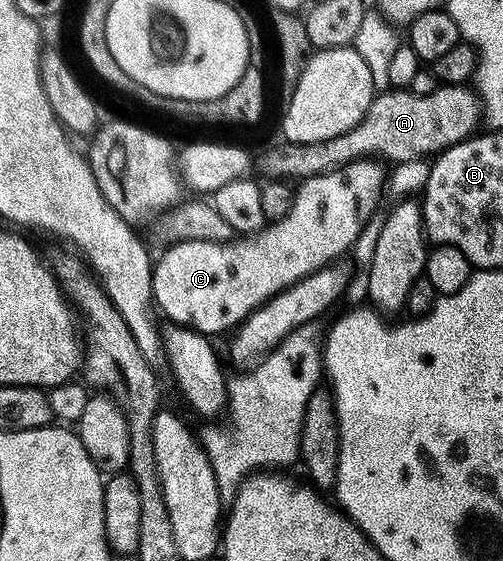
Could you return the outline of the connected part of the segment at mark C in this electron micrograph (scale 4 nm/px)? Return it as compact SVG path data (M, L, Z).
M361 158L337 170L302 179L298 183L299 190L297 186L294 191L287 215L274 219L257 234L239 236L230 242L179 240L168 245L171 247L157 258L151 271L151 296L158 313L169 318L170 323L188 326L199 334L216 336L226 330L234 331L240 322L244 322L258 306L264 306L274 294L280 294L322 266L342 259L352 249L364 224L372 213L380 209L379 197L385 194L385 183L389 178L383 166L382 161Z

